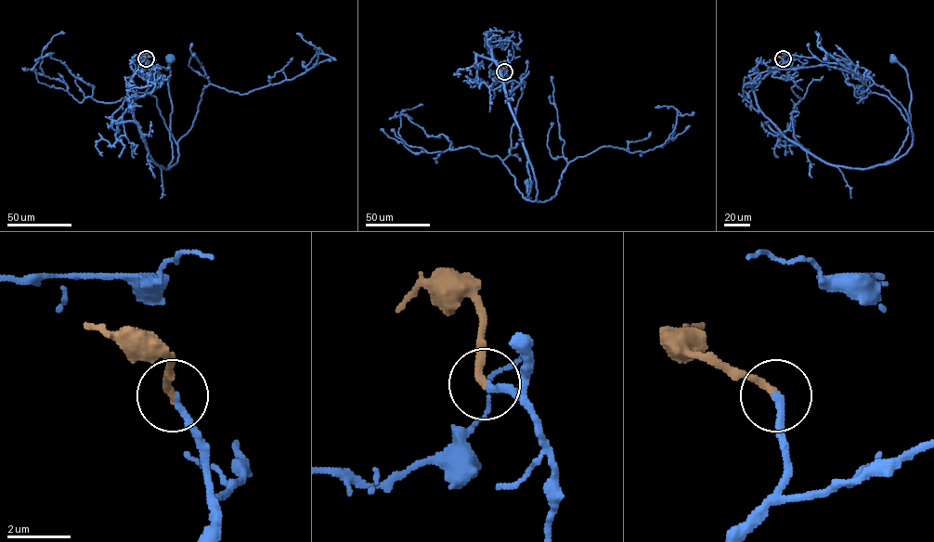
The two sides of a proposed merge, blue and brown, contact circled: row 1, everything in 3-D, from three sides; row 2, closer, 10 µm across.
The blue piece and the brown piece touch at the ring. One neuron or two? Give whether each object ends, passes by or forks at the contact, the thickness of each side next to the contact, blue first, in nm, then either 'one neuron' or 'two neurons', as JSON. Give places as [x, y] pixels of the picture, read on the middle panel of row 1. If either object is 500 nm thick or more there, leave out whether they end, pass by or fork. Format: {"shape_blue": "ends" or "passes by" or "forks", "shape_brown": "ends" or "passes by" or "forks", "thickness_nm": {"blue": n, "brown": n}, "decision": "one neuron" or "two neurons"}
{"shape_blue": "ends", "shape_brown": "ends", "thickness_nm": {"blue": 220, "brown": 280}, "decision": "one neuron"}

